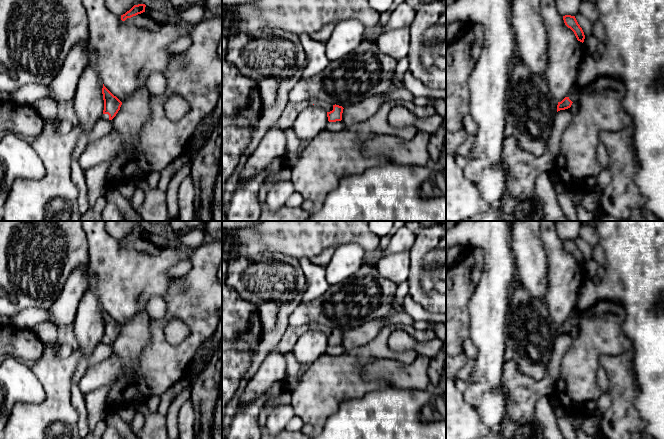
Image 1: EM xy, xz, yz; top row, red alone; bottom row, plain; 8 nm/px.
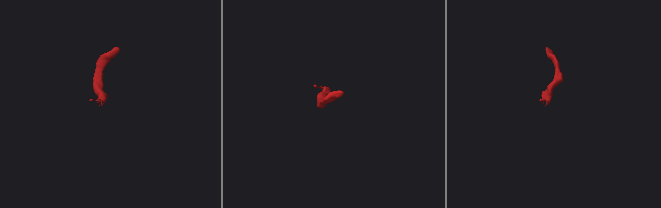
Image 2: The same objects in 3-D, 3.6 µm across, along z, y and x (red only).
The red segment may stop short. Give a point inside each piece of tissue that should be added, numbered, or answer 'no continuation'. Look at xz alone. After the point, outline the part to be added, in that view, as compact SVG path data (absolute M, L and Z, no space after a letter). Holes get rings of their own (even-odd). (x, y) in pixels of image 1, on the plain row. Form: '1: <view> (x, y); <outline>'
1: xz (328, 331); M310 323L309 325L310 325L311 329L314 328L316 330L323 331L326 334L326 336L330 336L333 334L333 328L325 327L321 324L318 324L318 323Z

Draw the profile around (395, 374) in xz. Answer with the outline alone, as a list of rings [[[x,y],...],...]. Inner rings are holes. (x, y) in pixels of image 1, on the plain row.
[[[418,355],[410,364],[401,363],[396,359],[375,359],[363,368],[361,377],[366,381],[384,381],[389,388],[427,390],[431,388],[428,377],[430,362],[431,358],[423,355]]]

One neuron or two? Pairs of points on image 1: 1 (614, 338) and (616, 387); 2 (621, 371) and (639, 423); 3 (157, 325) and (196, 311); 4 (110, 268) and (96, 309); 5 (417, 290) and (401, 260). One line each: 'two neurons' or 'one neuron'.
1: two neurons
2: one neuron
3: one neuron
4: two neurons
5: two neurons

